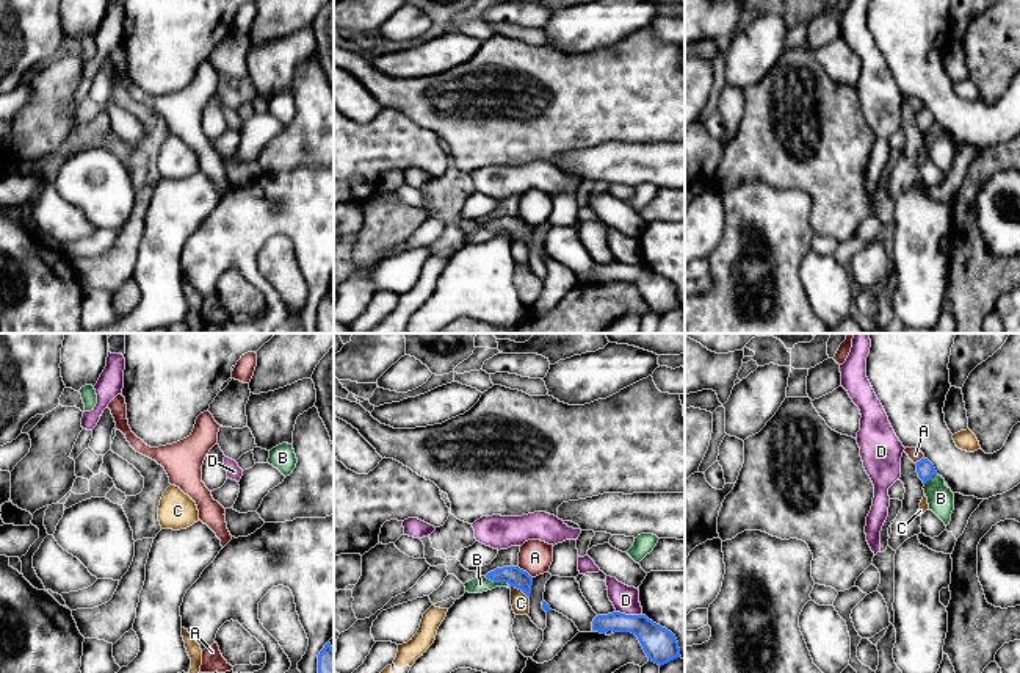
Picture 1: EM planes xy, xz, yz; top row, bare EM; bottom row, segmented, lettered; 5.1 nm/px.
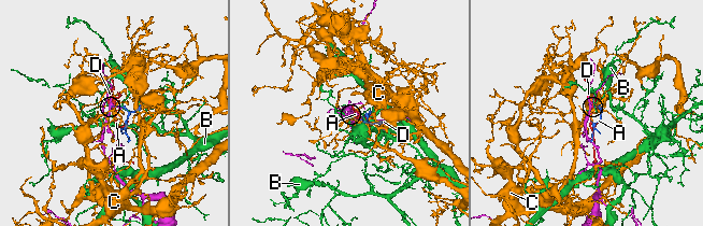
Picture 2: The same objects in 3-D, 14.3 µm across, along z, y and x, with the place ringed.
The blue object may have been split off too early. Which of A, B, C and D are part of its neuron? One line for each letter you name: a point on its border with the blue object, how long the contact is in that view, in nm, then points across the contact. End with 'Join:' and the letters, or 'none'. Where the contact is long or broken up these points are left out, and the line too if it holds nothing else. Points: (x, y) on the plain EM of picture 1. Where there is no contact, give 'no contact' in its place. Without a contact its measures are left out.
Join: none

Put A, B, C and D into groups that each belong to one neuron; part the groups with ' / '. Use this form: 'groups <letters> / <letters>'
groups A / B / C / D

